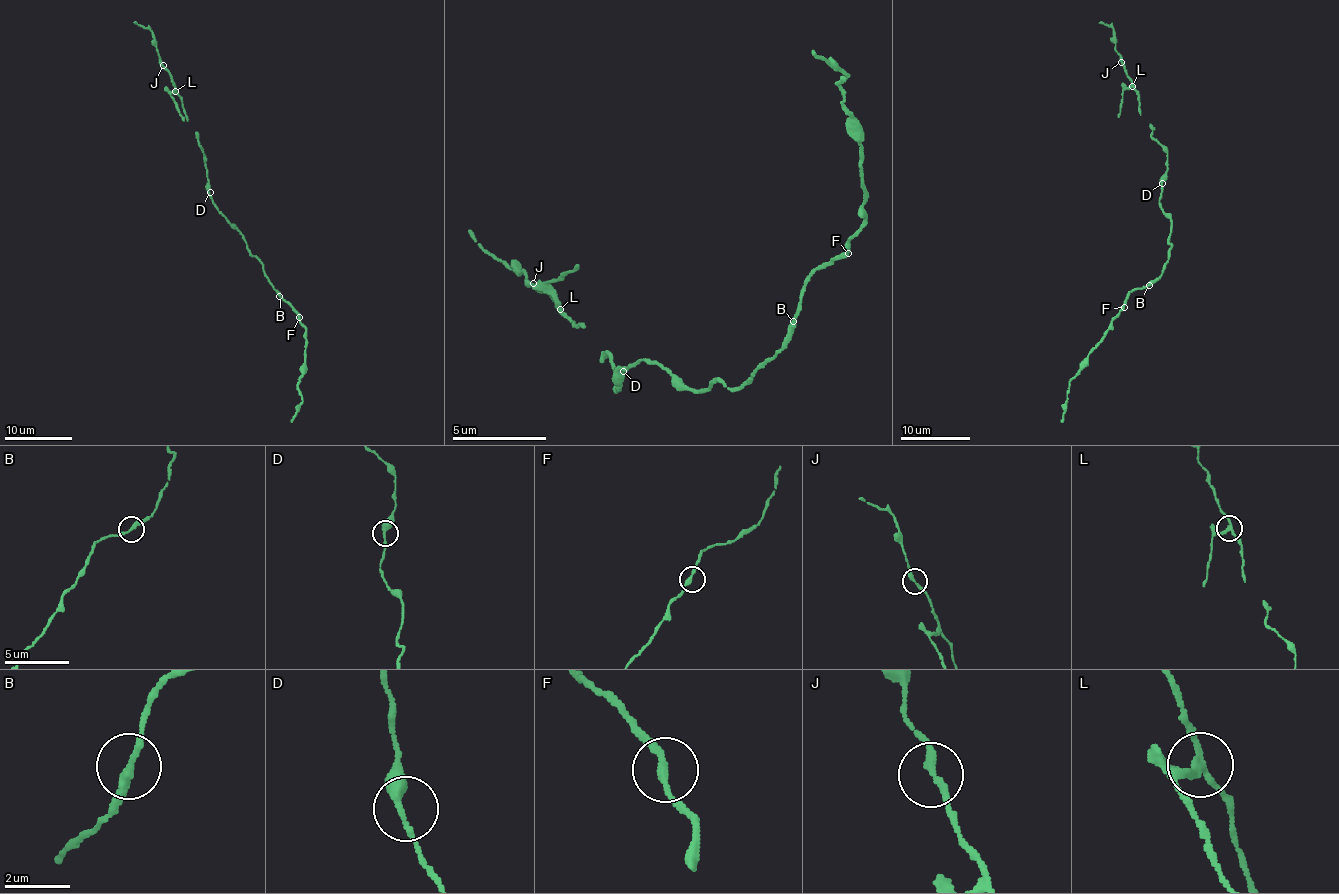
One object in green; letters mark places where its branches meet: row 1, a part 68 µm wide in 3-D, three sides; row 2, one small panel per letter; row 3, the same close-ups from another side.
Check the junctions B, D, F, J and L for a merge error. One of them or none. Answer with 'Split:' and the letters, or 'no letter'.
Split: L

